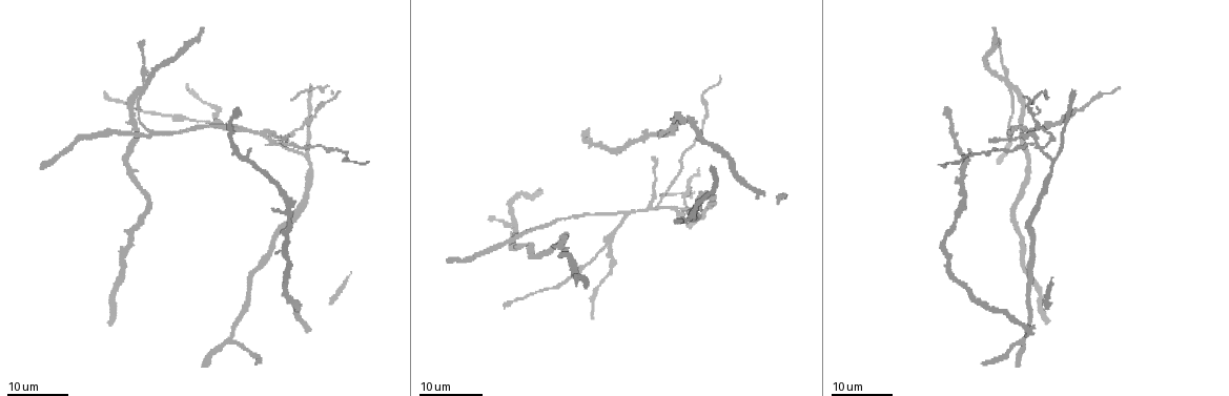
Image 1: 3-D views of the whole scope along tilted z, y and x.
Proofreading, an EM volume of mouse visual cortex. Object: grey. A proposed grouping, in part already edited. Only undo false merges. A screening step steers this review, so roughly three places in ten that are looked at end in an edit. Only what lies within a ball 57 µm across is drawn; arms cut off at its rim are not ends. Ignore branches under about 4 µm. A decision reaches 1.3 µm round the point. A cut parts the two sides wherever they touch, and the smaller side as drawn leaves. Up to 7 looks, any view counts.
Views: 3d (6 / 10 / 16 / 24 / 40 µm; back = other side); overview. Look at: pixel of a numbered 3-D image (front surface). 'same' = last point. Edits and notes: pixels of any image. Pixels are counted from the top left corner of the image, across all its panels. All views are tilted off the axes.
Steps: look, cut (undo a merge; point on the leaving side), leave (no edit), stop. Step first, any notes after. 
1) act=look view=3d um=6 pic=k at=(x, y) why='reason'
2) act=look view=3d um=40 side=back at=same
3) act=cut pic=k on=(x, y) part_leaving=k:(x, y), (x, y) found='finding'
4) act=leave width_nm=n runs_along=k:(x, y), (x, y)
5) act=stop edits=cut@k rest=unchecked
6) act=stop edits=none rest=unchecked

act=look view=3d um=16 pic=1 at=(1049, 132) why='calibre changes'

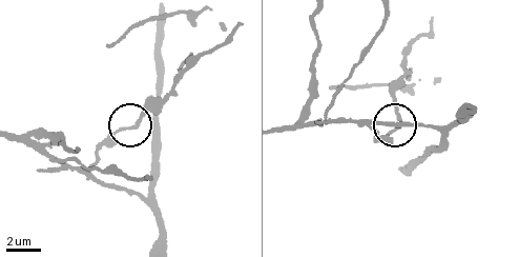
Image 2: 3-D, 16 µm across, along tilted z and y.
act=look view=3d um=6 pic=2 at=(124, 126)

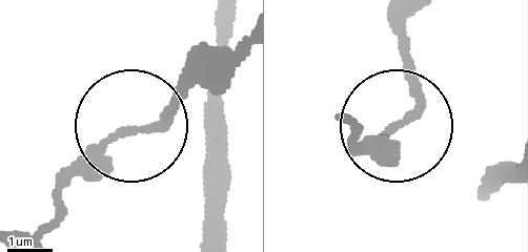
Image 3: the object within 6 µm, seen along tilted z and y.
act=leave runs_along=3:(24, 230), (41, 226), (119, 138), (170, 116), (197, 87) found='continuous, no second cell'

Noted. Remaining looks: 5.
act=look view=3d um=16 pic=1 at=(1034, 146) why='looks like a crossing'

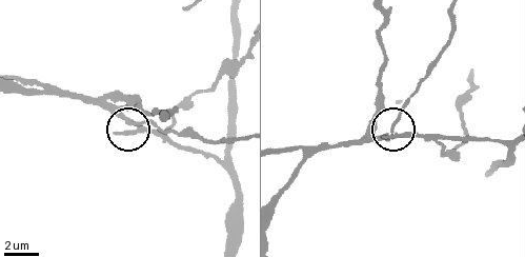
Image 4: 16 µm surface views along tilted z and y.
act=look view=3d um=10 pic=4 at=(131, 125)

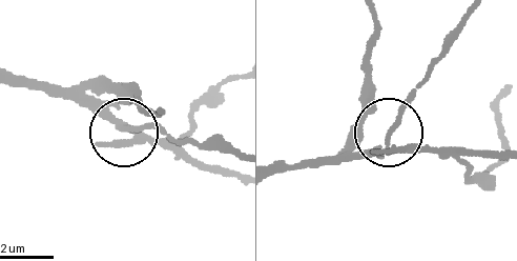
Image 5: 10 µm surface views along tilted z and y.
act=leave side_arm_um=27 runs_along=5:(49, 84), (79, 93), (124, 129), (147, 125), (190, 140) found='continuous, no second cell'

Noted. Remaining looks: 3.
act=look view=3d um=16 pic=1 at=(606, 244) why='two arms in line, one across'

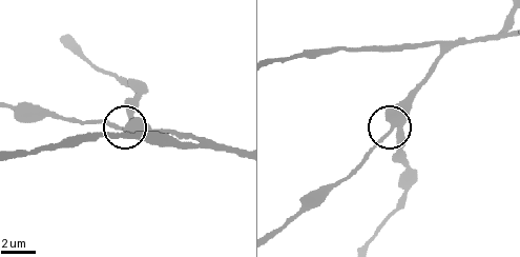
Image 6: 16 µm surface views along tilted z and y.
act=look view=3d um=10 pic=6 at=(393, 129)

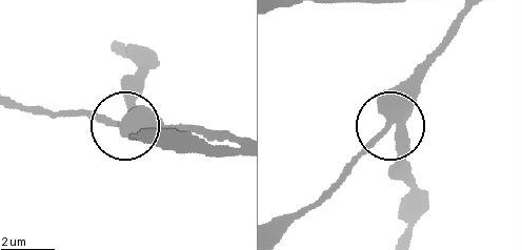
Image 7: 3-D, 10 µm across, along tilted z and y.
act=leave arms=3 found='continuous, no second cell'

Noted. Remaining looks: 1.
act=stop edits=none rest=unchecked

